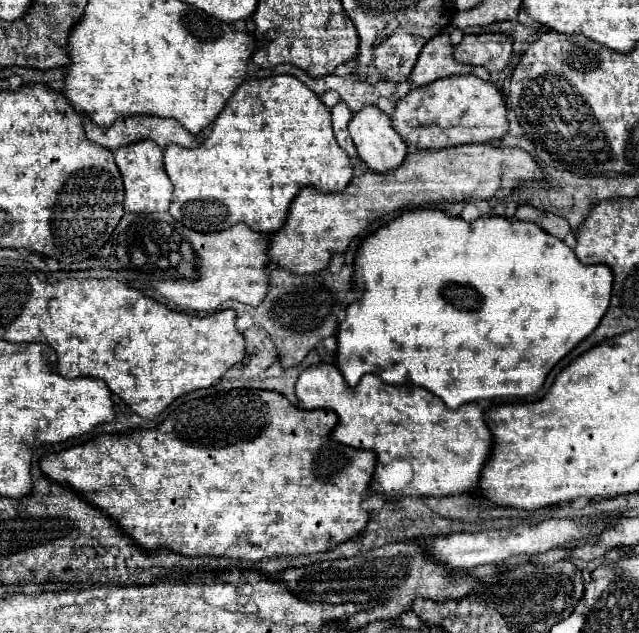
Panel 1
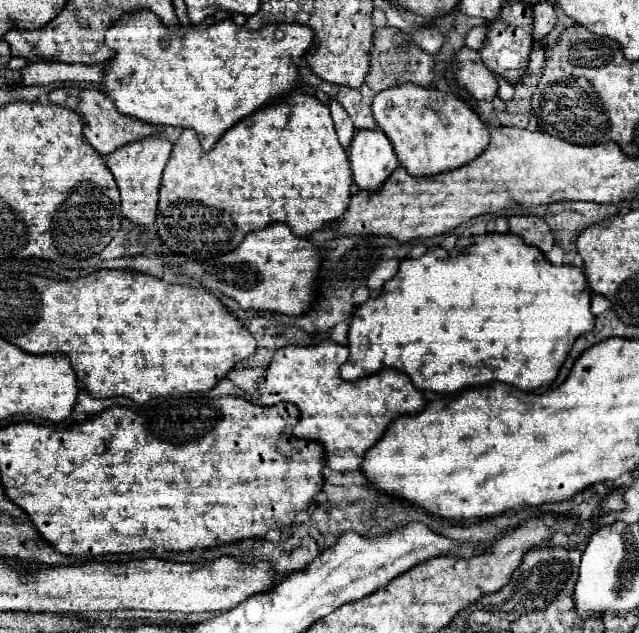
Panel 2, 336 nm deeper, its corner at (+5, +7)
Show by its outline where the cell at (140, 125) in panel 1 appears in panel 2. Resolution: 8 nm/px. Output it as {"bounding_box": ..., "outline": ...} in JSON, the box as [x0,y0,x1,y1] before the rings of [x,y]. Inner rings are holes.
{"bounding_box":[49,88,159,156],"outline":[[[57,88],[49,94],[49,102],[65,106],[73,112],[79,112],[83,118],[83,134],[89,140],[89,144],[101,154],[107,156],[111,152],[115,152],[117,148],[149,138],[149,136],[159,136],[159,126],[155,124],[147,124],[141,120],[133,120],[133,118],[125,118],[119,112],[115,112],[113,102],[99,90],[81,90],[81,88]]]}

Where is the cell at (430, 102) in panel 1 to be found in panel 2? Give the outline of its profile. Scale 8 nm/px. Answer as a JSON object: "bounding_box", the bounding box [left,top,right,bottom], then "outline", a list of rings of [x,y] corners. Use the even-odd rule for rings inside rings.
{"bounding_box":[373,84,489,176],"outline":[[[403,84],[383,90],[373,100],[373,116],[391,140],[401,166],[413,176],[435,176],[469,164],[489,146],[489,128],[479,112],[455,92]]]}

